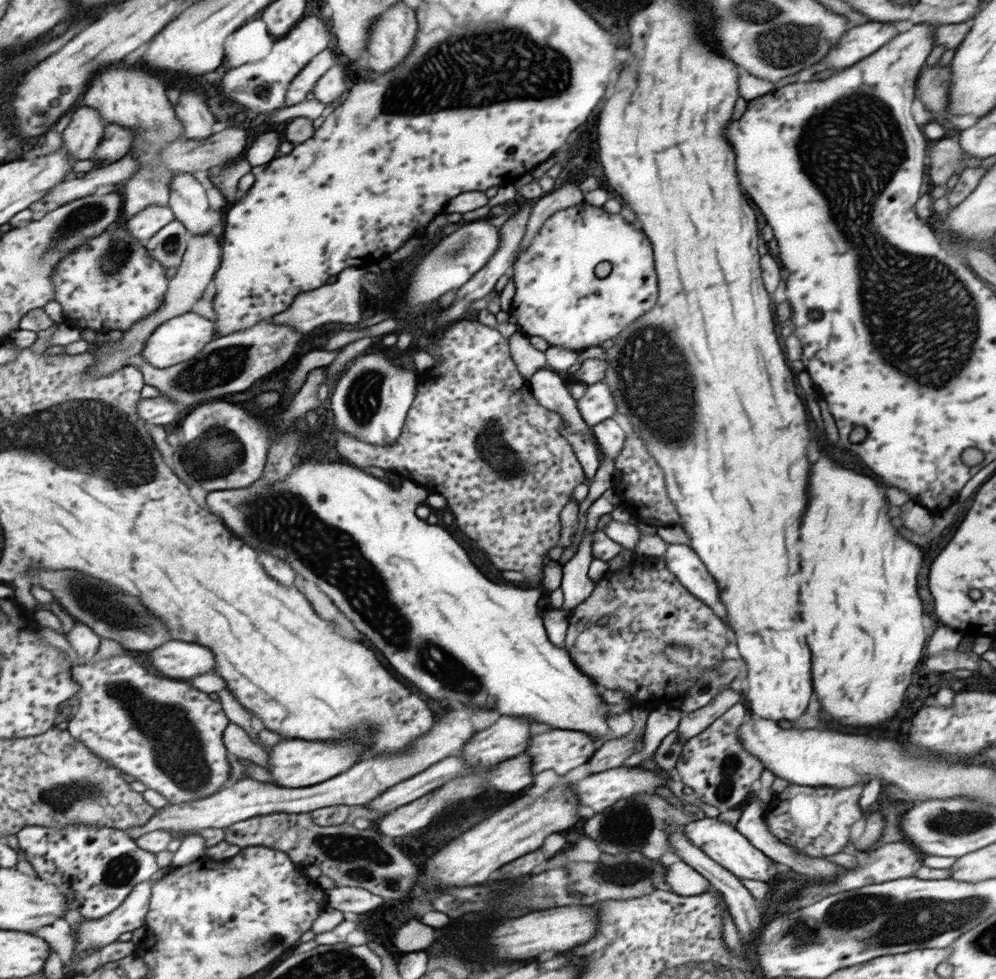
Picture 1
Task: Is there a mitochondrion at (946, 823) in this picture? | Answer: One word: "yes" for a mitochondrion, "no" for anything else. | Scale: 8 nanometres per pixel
yes

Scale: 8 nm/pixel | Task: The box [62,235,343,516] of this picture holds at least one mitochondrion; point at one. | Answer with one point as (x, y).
(217, 367)

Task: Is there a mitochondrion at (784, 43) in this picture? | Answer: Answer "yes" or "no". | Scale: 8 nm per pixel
yes

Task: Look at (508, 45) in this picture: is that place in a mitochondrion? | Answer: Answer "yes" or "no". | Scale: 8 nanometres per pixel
yes

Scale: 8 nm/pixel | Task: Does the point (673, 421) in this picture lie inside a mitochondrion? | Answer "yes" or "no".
yes

